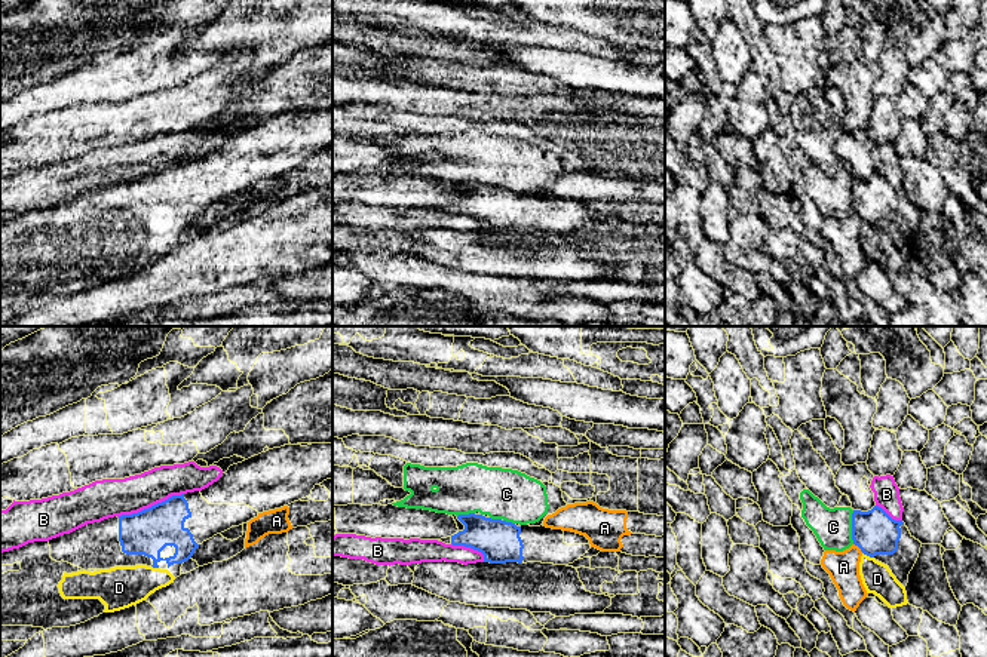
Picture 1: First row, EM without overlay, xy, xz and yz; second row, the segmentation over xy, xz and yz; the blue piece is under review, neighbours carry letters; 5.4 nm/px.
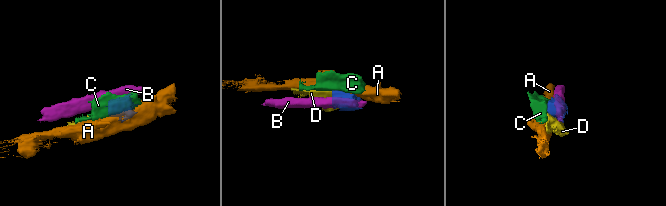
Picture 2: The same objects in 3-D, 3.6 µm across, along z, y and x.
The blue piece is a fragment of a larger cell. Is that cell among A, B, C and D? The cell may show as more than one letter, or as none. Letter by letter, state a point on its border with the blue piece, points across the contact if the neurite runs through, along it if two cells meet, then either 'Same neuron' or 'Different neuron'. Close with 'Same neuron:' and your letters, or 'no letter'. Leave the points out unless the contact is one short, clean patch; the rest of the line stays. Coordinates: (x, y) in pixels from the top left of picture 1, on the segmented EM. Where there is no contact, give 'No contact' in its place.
A: Touches blue at yz (858, 546). Boundary: yz (854, 543), (863, 552). Different neuron
B: Touches blue at xy (152, 506). Boundary: xy (183, 493), (172, 494), (137, 512), (117, 516). Different neuron
C: Touches blue at yz (852, 527). Boundary: yz (854, 510), (852, 543). Different neuron
D: Touches blue at yz (869, 555). Path across: yz (874, 531), (869, 555), (869, 568), (877, 579). Same neuron
Same neuron: D

